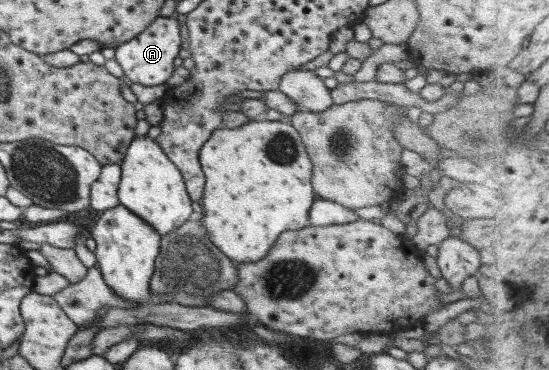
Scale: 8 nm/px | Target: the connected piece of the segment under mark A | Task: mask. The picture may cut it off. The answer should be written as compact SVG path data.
M157 16L140 34L132 37L114 48L114 58L123 71L122 79L133 83L140 83L145 87L161 85L173 73L173 59L184 45L182 24L177 22L175 16Z

